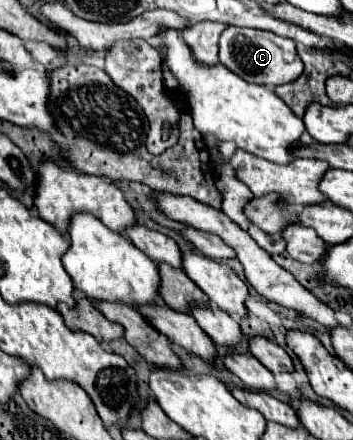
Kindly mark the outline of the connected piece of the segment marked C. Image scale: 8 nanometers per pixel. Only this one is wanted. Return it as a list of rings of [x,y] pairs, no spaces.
[[[228,26],[220,36],[220,64],[238,74],[246,82],[264,84],[264,86],[280,86],[300,78],[302,60],[296,54],[296,44],[288,38],[278,38],[276,34],[266,34],[264,30],[238,28]]]

